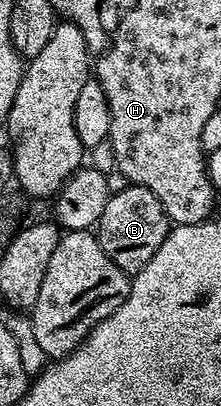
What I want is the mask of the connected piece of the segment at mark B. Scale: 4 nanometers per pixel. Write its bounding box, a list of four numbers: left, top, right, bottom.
[97,183,173,275]

